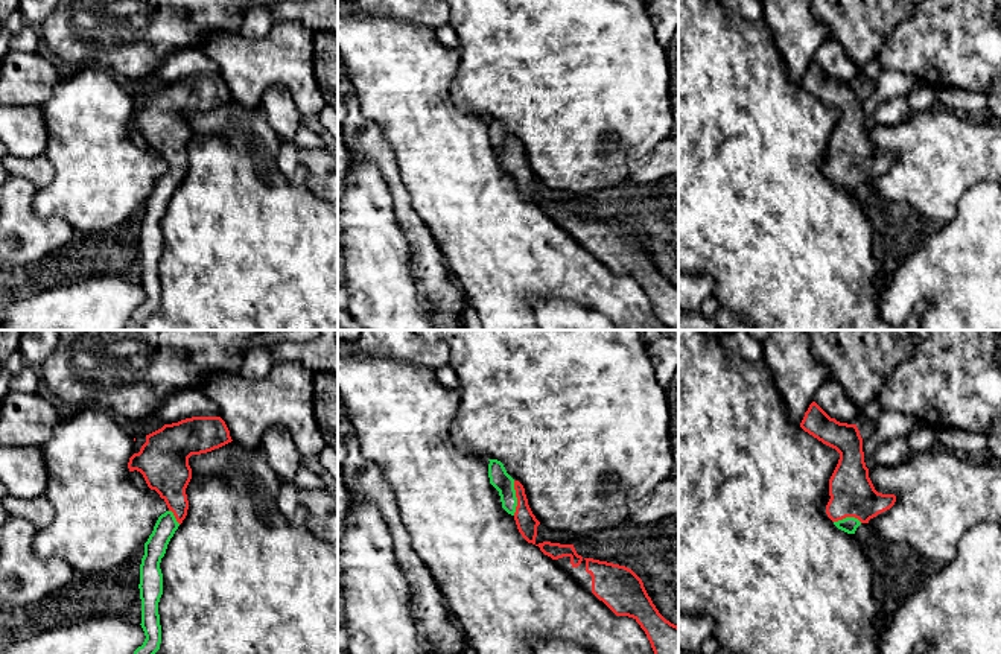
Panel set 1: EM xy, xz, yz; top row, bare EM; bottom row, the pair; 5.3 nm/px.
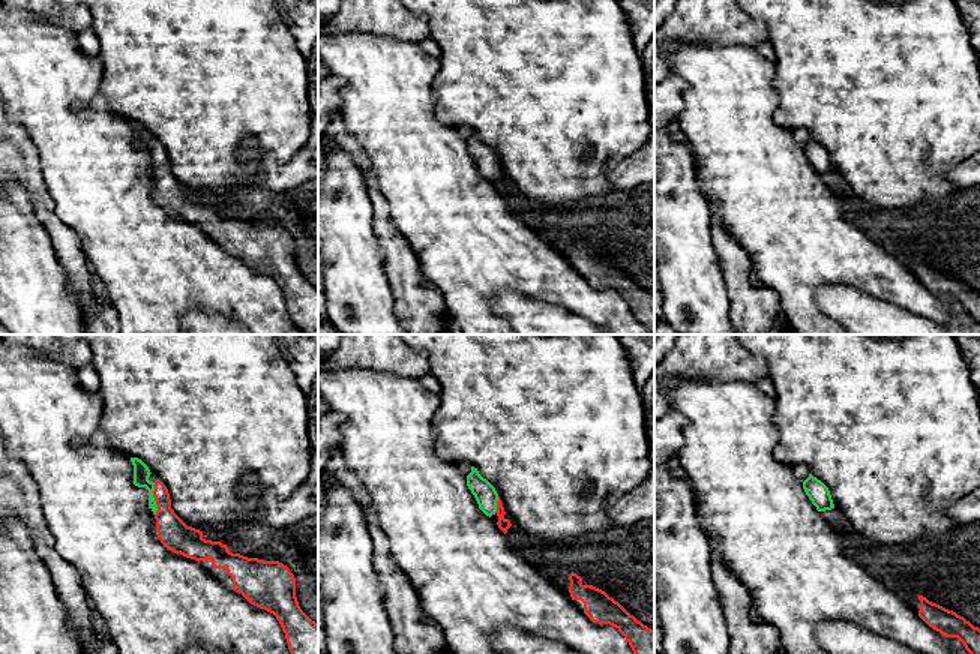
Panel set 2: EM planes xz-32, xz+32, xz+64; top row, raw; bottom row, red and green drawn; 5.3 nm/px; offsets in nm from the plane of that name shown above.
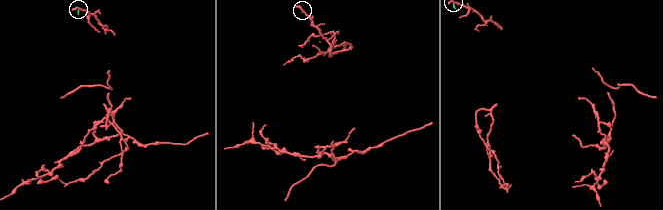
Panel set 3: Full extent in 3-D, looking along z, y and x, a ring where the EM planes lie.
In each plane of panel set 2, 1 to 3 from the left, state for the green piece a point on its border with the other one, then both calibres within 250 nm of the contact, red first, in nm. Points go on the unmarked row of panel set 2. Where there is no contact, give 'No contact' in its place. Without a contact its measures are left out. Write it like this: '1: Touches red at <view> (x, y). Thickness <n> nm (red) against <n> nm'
1: Touches red at xz-32 (155, 164). Thickness 170 nm (red) against 90 nm
2: Touches red at xz+32 (497, 168). Thickness 70 nm (red) against 120 nm
3: No contact

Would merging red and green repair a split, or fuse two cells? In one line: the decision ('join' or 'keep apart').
join

